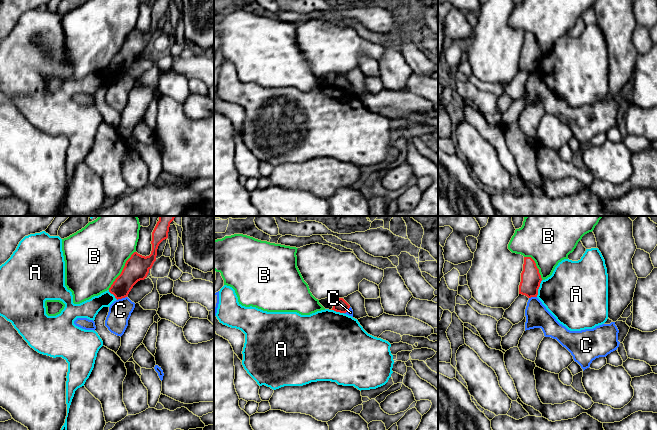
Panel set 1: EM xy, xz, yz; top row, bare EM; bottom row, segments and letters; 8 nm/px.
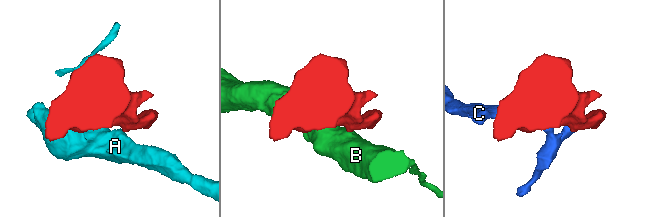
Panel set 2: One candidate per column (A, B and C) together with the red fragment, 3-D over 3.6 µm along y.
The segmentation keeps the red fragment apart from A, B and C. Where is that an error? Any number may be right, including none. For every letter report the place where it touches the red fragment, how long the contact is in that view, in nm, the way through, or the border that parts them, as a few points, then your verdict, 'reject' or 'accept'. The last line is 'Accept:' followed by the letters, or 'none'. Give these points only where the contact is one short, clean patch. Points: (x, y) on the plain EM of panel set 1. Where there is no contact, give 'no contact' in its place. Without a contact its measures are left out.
A: contact yz (538, 64); length 140 nm; border yz (542, 56), (536, 72); reject
B: contact xy (122, 46); length 380 nm; reject
C: contact xy (121, 74); length 90 nm; border xy (126, 72), (117, 76); reject
Accept: none

